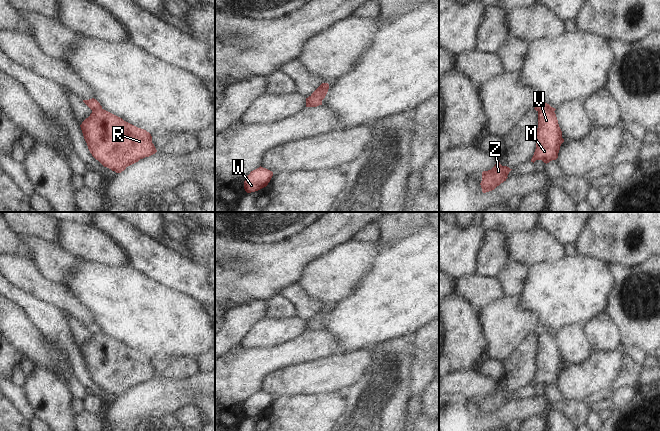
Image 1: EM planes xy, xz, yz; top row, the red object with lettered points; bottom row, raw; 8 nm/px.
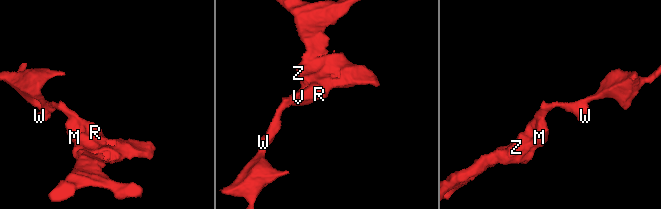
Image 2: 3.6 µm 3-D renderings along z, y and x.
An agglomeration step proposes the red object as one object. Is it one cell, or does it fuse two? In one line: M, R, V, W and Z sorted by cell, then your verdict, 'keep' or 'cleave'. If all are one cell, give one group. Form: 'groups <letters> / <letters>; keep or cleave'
groups M R V Z / W; cleave

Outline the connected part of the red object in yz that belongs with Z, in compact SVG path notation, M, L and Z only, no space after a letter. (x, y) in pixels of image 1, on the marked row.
M499 161L488 171L482 172L482 181L480 183L482 192L486 193L494 190L501 183L506 181L508 174L512 169L502 166Z

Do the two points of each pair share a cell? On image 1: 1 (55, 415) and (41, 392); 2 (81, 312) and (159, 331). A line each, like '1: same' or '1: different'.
1: same
2: different

